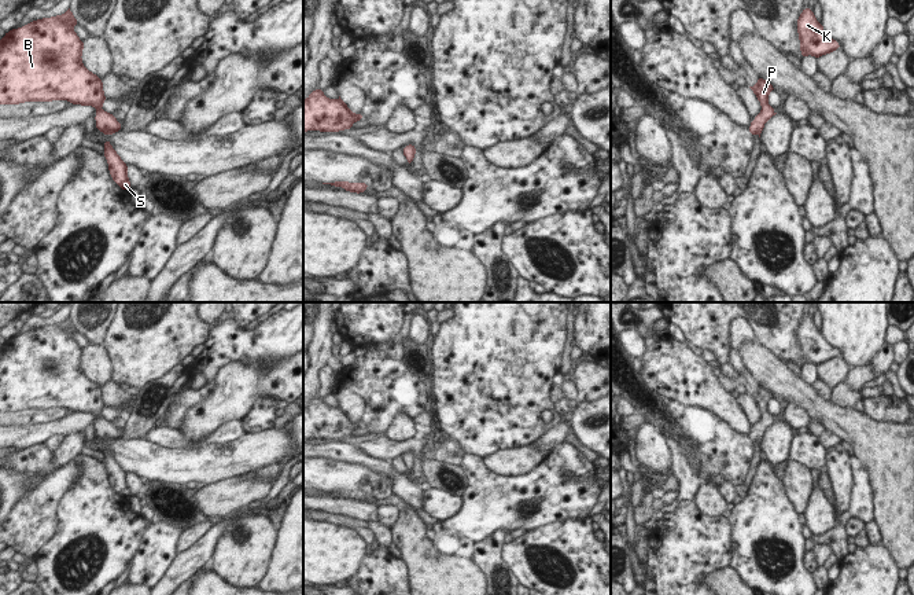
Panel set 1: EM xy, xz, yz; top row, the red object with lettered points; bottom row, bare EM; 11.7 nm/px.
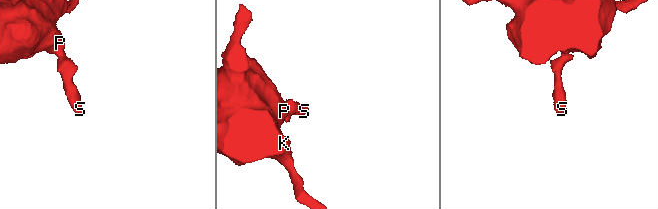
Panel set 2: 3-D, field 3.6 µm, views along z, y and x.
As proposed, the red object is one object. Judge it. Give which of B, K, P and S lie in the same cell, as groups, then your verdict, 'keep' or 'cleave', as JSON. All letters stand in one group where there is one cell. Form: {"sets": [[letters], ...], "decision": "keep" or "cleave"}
{"sets": [["B", "K", "P", "S"]], "decision": "keep"}

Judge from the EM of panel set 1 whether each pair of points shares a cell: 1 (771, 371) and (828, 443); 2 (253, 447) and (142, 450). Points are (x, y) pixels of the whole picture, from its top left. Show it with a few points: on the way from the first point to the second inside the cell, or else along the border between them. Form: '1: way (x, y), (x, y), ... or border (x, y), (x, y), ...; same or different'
1: border (826, 429), (841, 440); different
2: way (225, 461), (169, 461); same

